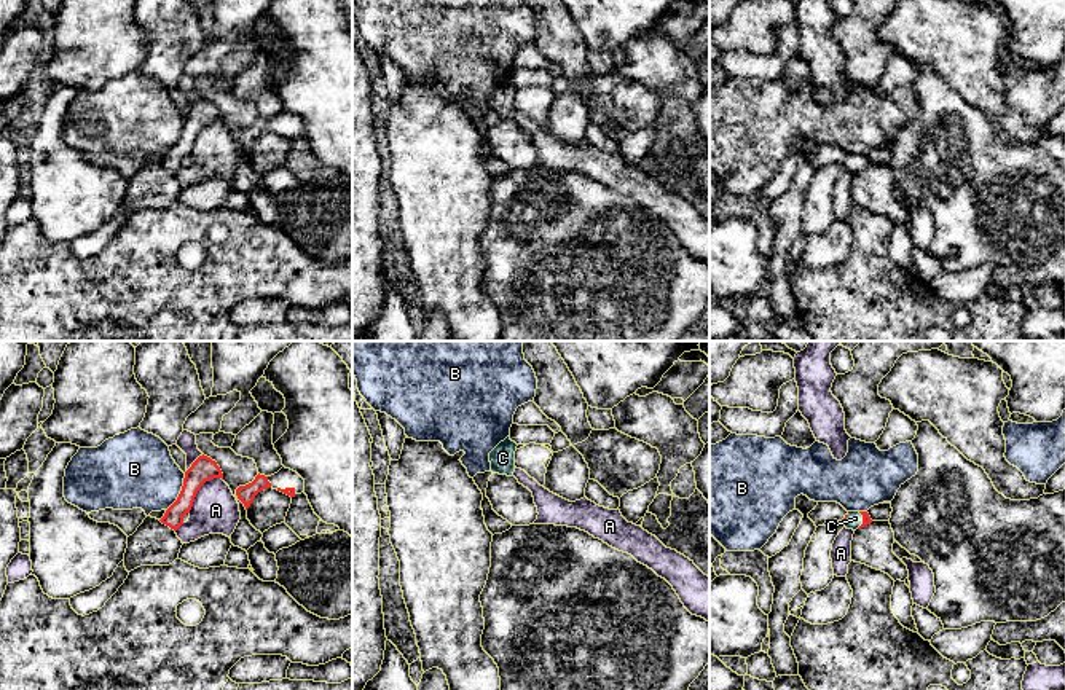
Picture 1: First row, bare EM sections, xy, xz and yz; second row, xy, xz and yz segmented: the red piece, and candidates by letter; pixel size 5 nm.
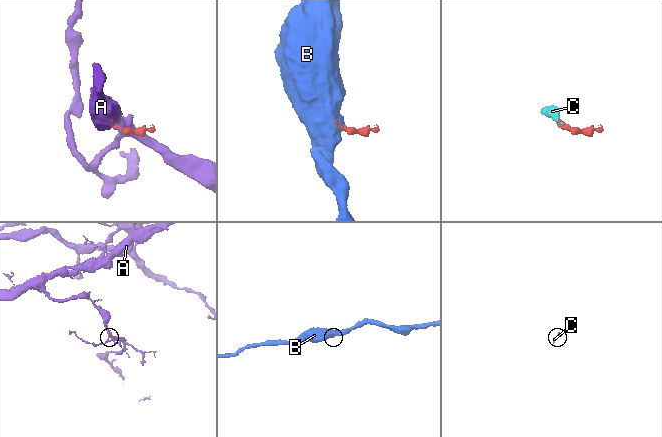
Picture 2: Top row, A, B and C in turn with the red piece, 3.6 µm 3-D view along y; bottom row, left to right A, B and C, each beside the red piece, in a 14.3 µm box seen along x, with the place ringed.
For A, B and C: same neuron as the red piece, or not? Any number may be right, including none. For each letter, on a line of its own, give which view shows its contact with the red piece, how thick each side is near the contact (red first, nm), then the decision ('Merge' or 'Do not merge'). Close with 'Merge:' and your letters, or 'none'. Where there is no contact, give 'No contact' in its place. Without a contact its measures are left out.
A: Touches red in xy. Thickness 120 nm (red) against 240 nm. Do not merge
B: Touches red in xy. Thickness 120 nm (red) against 380 nm. Do not merge
C: Touches red in yz. Thickness 50 nm (red) against 80 nm. Merge
Merge: C

